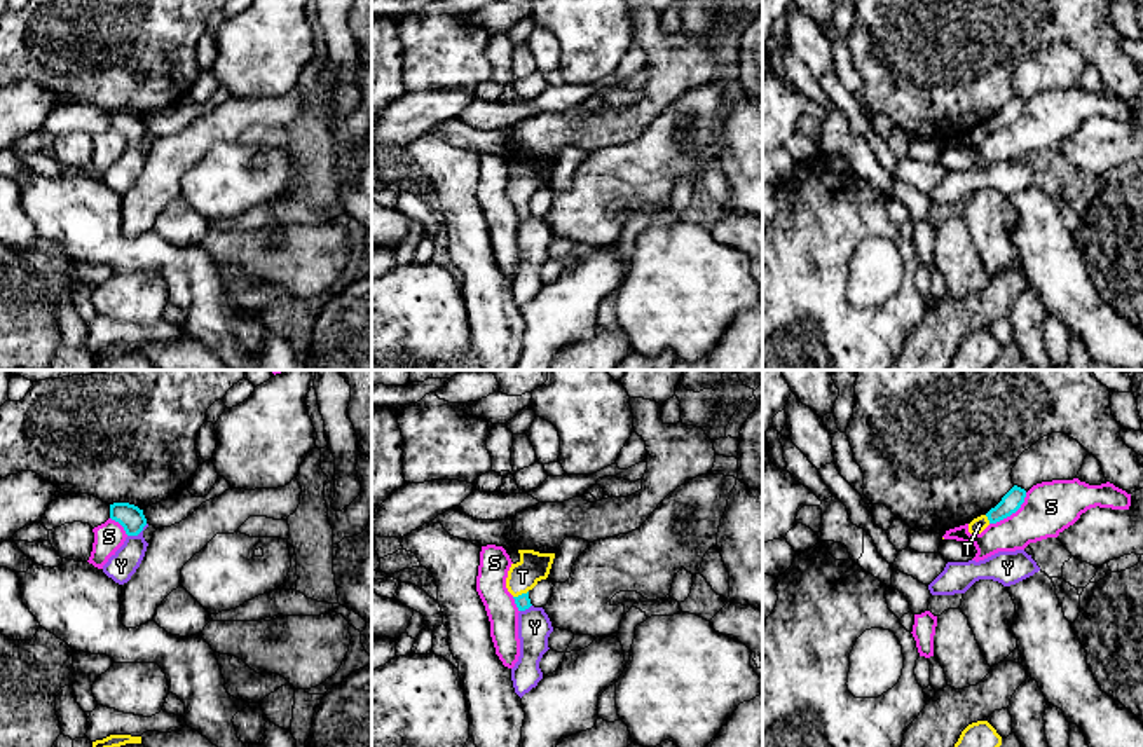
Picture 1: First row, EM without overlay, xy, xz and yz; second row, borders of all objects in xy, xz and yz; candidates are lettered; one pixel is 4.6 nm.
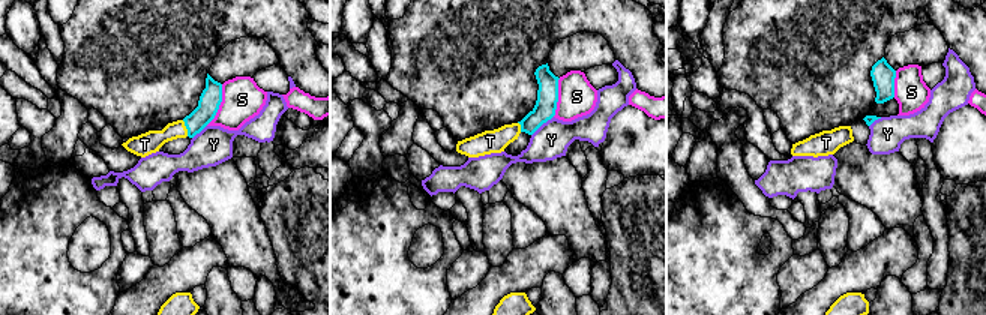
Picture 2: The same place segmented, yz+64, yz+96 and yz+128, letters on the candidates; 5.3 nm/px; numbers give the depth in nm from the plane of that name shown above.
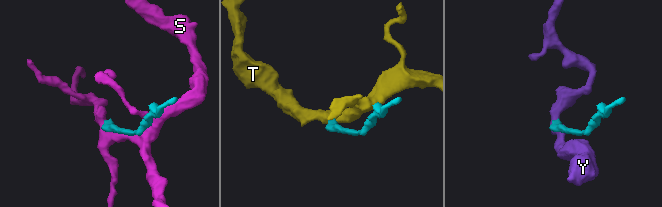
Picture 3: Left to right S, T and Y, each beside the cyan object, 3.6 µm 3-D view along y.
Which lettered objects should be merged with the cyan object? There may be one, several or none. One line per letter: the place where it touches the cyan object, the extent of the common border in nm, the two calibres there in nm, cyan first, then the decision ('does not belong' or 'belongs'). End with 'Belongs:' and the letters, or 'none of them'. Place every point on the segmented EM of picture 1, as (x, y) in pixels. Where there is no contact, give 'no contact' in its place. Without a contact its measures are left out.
S: meets cyan in yz at (1011, 513); contact 220 nm long; 90 nm thick on the cyan side, 240 nm on the other; does not belong
T: meets cyan in xz at (522, 594); contact 80 nm long; 70 nm thick on the cyan side, 140 nm on the other; belongs
Y: meets cyan in xy at (136, 534); contact 110 nm long; 120 nm thick on the cyan side, 130 nm on the other; does not belong
Belongs: T

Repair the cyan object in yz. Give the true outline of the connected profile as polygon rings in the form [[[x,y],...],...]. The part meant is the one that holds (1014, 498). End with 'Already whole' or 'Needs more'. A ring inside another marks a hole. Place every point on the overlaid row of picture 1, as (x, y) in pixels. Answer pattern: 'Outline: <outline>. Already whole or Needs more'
Outline: [[[1014,485],[995,508],[991,508],[986,515],[981,515],[968,524],[968,532],[981,534],[989,524],[996,524],[1010,517],[1021,508],[1024,497],[1026,490]]]. Needs more

